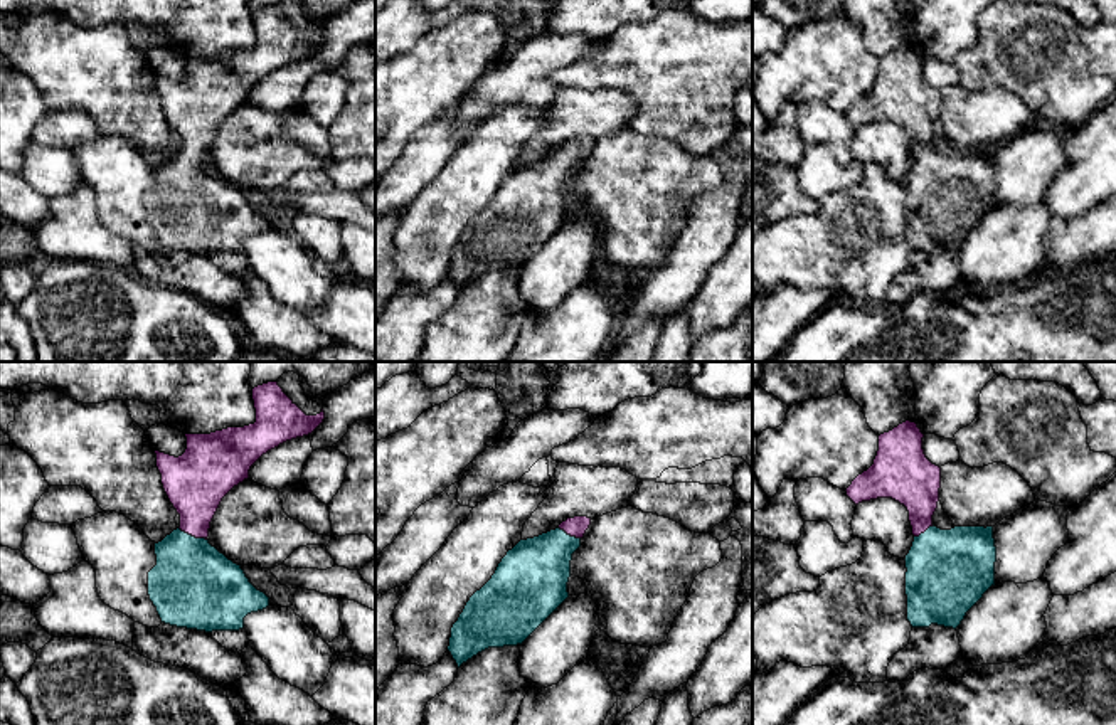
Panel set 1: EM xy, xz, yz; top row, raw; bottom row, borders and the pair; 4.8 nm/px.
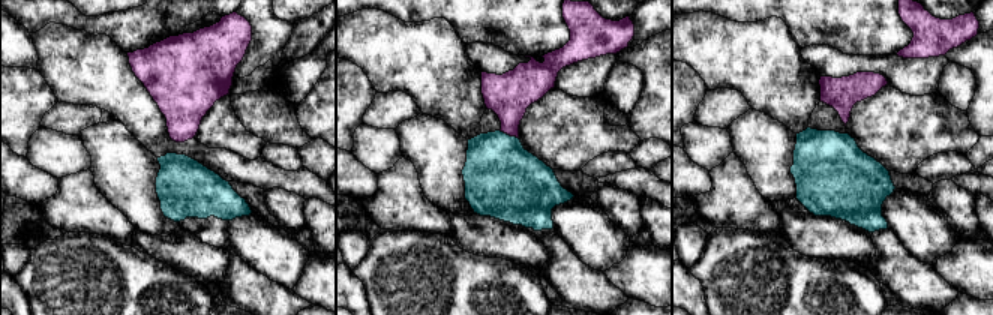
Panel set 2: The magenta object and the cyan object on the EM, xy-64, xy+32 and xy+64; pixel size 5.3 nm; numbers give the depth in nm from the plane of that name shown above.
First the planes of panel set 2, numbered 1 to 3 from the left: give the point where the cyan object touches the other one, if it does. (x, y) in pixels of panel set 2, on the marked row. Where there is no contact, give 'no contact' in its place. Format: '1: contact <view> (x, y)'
1: no contact
2: contact xy+32 (509, 134)
3: no contact

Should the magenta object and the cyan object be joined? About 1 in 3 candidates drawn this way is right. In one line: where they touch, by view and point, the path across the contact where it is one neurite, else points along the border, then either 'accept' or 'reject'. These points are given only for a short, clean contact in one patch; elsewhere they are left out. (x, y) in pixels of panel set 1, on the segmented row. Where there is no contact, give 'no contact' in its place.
contact xy (192, 535); way xy (196, 483), (192, 535), (194, 586); accept

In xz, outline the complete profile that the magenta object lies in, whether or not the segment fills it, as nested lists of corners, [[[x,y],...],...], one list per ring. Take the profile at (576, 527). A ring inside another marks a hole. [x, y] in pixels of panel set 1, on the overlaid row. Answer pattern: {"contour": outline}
{"contour": [[[574,516],[555,530],[520,540],[498,564],[492,579],[466,602],[451,627],[448,651],[458,668],[488,648],[522,644],[569,597],[572,553],[591,525],[587,516]]]}

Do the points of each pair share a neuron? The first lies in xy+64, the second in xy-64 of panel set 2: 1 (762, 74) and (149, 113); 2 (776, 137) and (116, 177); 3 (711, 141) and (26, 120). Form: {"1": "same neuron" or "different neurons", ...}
{"1": "same neuron", "2": "same neuron", "3": "different neurons"}

